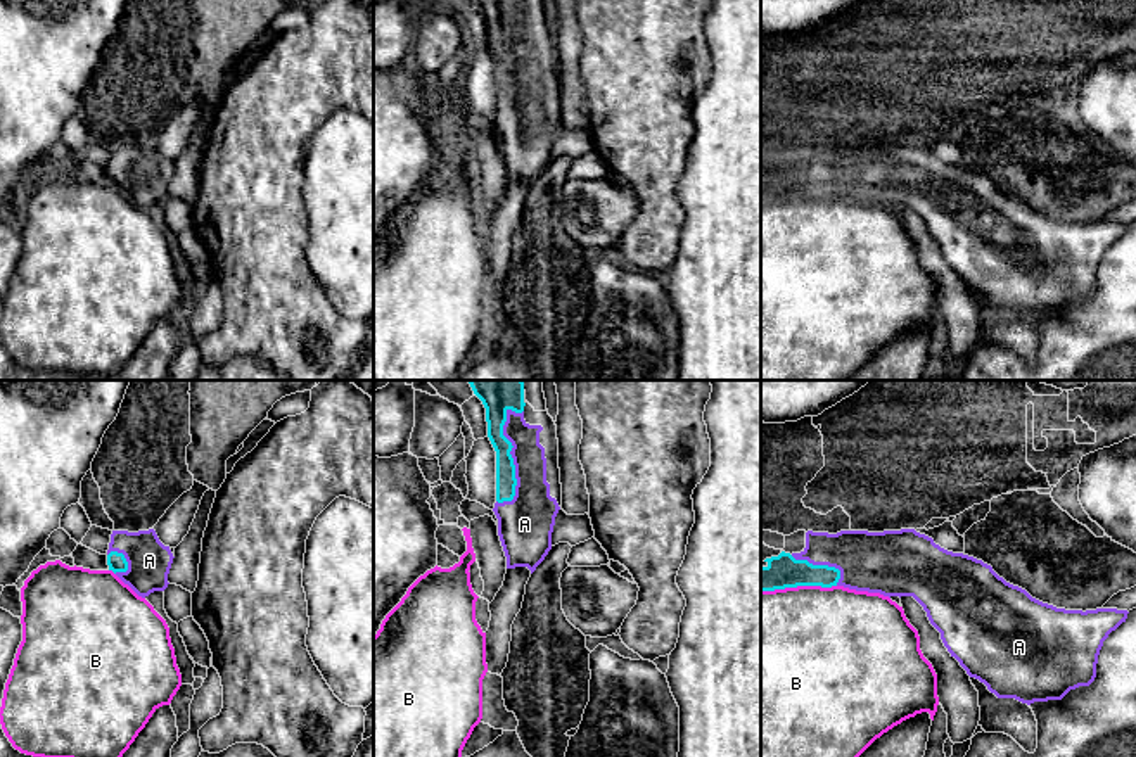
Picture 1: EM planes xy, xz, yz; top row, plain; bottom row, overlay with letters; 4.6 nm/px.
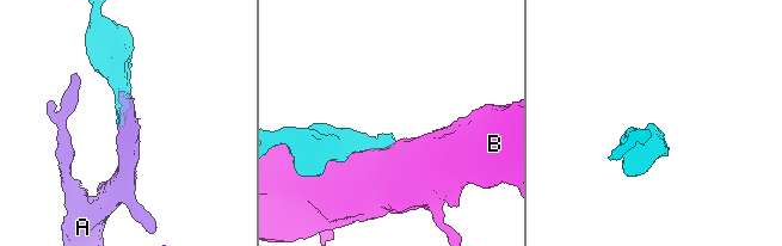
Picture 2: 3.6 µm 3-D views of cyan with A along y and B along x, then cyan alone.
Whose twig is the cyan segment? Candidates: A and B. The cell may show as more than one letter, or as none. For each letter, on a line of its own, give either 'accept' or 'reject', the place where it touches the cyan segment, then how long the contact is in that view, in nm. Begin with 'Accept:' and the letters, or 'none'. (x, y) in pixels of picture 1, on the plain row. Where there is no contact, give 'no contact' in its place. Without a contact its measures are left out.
Accept: A
A: accept; contact xz (510, 68); length 460 nm
B: reject; contact yz (797, 197); length 360 nm

